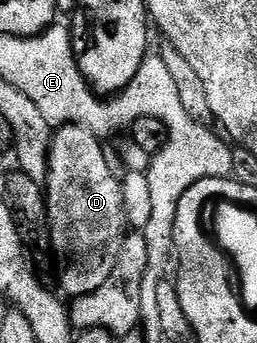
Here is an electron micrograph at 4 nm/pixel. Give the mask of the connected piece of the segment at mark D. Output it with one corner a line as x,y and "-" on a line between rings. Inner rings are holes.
67,123
64,127
56,128
53,132
53,142
49,146
49,178
47,180
47,202
49,205
49,241
52,254
57,259
57,271
61,274
61,287
69,294
69,297
78,295
90,295
107,277
111,275
117,264
117,256
121,250
121,245
125,241
127,234
126,211
124,203
124,193
122,191
122,180
113,172
113,167
109,164
109,159
105,156
105,147
102,140
91,129
81,127
78,123

